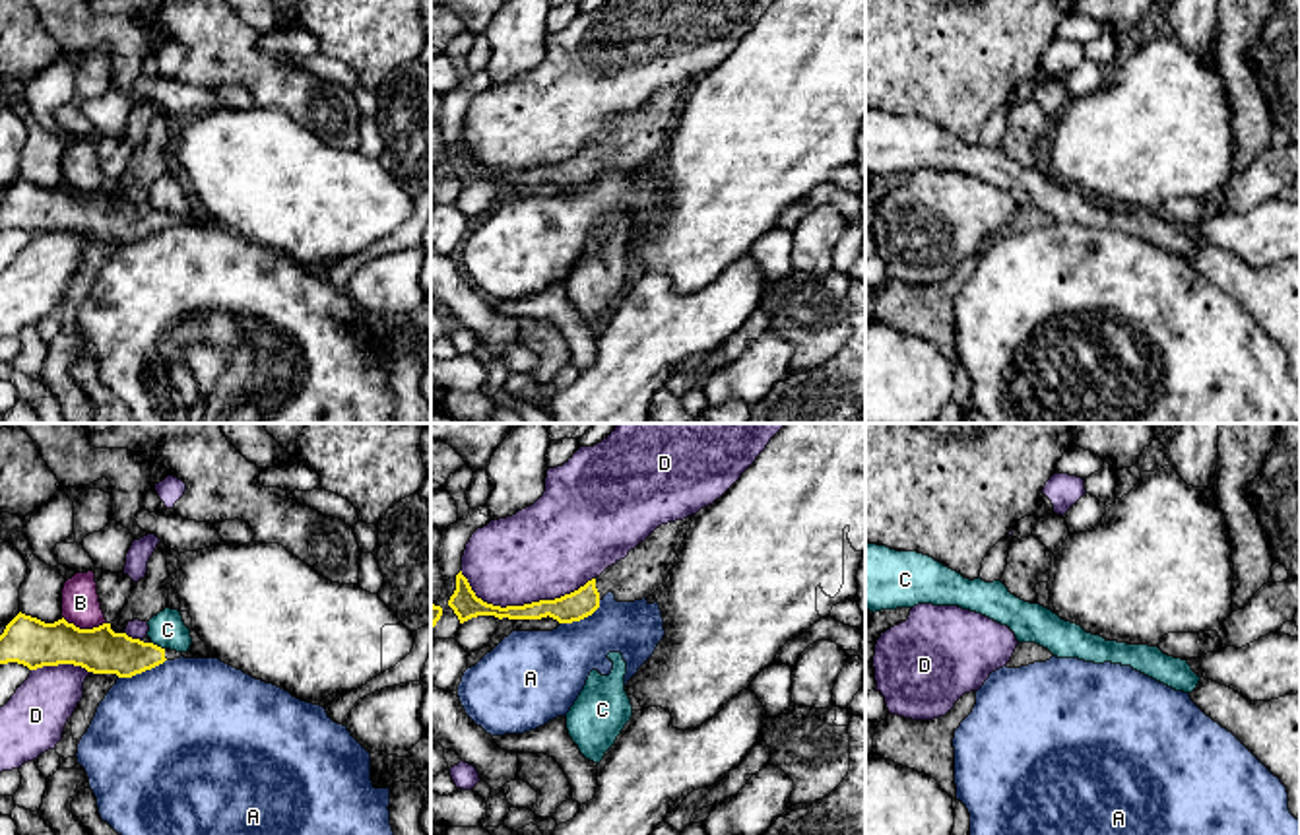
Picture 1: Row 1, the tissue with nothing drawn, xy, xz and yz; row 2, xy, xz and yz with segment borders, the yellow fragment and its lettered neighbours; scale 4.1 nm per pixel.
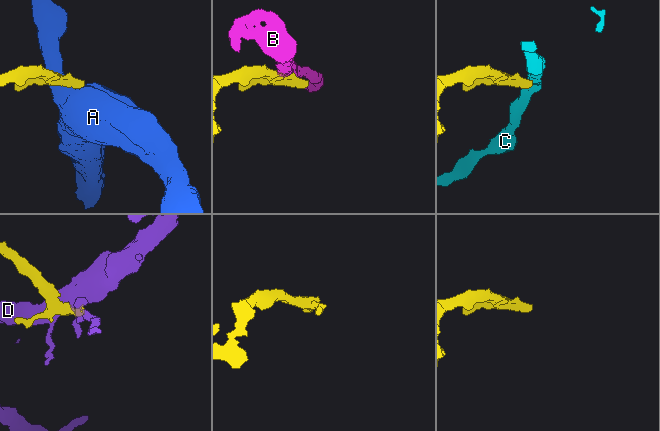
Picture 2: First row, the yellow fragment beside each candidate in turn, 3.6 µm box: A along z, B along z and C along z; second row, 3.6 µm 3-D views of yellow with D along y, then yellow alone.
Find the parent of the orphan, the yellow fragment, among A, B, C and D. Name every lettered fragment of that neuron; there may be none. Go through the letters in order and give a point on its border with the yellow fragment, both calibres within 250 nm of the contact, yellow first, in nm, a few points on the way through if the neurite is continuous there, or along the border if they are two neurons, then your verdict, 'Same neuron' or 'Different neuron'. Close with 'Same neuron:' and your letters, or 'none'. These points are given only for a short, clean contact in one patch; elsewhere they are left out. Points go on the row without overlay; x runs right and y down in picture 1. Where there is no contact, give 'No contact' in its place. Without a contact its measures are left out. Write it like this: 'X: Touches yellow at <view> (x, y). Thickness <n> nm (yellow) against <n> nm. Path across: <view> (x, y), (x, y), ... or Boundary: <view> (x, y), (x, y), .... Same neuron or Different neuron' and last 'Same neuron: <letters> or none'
A: Touches yellow at xy (142, 235). Thickness 190 nm (yellow) against 480 nm. Boundary: xy (165, 224), (150, 233), (119, 243). Different neuron
B: Touches yellow at xy (84, 195). Thickness 200 nm (yellow) against 160 nm. Different neuron
C: Touches yellow at xy (156, 210). Thickness 190 nm (yellow) against 150 nm. Boundary: xy (152, 206), (163, 214). Different neuron
D: Touches yellow at xz (524, 169). Thickness 120 nm (yellow) against 400 nm. Different neuron
Same neuron: none

